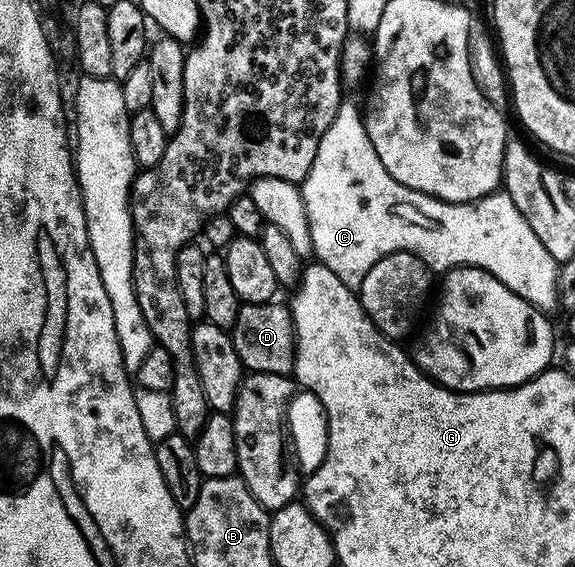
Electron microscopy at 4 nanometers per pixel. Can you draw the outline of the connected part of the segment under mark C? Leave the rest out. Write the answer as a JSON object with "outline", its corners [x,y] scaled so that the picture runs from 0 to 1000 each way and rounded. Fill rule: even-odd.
{"outline":[[[605,175],[593,176],[591,194],[584,199],[581,217],[574,217],[574,224],[563,233],[553,252],[546,287],[525,323],[525,339],[532,379],[539,393],[539,414],[543,416],[541,444],[550,446],[548,459],[558,467],[574,471],[574,478],[581,478],[581,485],[588,485],[588,492],[595,492],[595,499],[602,499],[602,506],[609,506],[616,513],[624,511],[633,481],[643,478],[643,471],[650,471],[650,464],[657,464],[657,457],[664,457],[680,446],[718,446],[722,453],[734,457],[737,469],[753,483],[770,483],[777,476],[791,474],[795,467],[823,467],[826,474],[843,474],[852,485],[859,485],[859,492],[866,492],[875,503],[887,506],[887,513],[894,513],[894,520],[915,527],[932,545],[955,549],[953,545],[962,543],[965,547],[969,543],[967,485],[970,462],[960,455],[957,443],[950,443],[950,436],[943,436],[943,429],[936,429],[936,414],[929,414],[929,407],[922,407],[922,393],[915,393],[908,372],[901,372],[901,365],[894,365],[894,351],[887,351],[887,344],[880,339],[864,337],[833,347],[831,353],[819,358],[788,358],[788,354],[765,354],[760,347],[750,347],[734,337],[720,337],[713,330],[692,323],[692,316],[685,316],[678,309],[678,302],[671,302],[671,295],[664,295],[664,280],[657,280],[657,273],[650,266],[650,252],[643,252],[643,238],[637,238],[628,194],[623,185],[619,192],[617,182],[605,178]]]}

